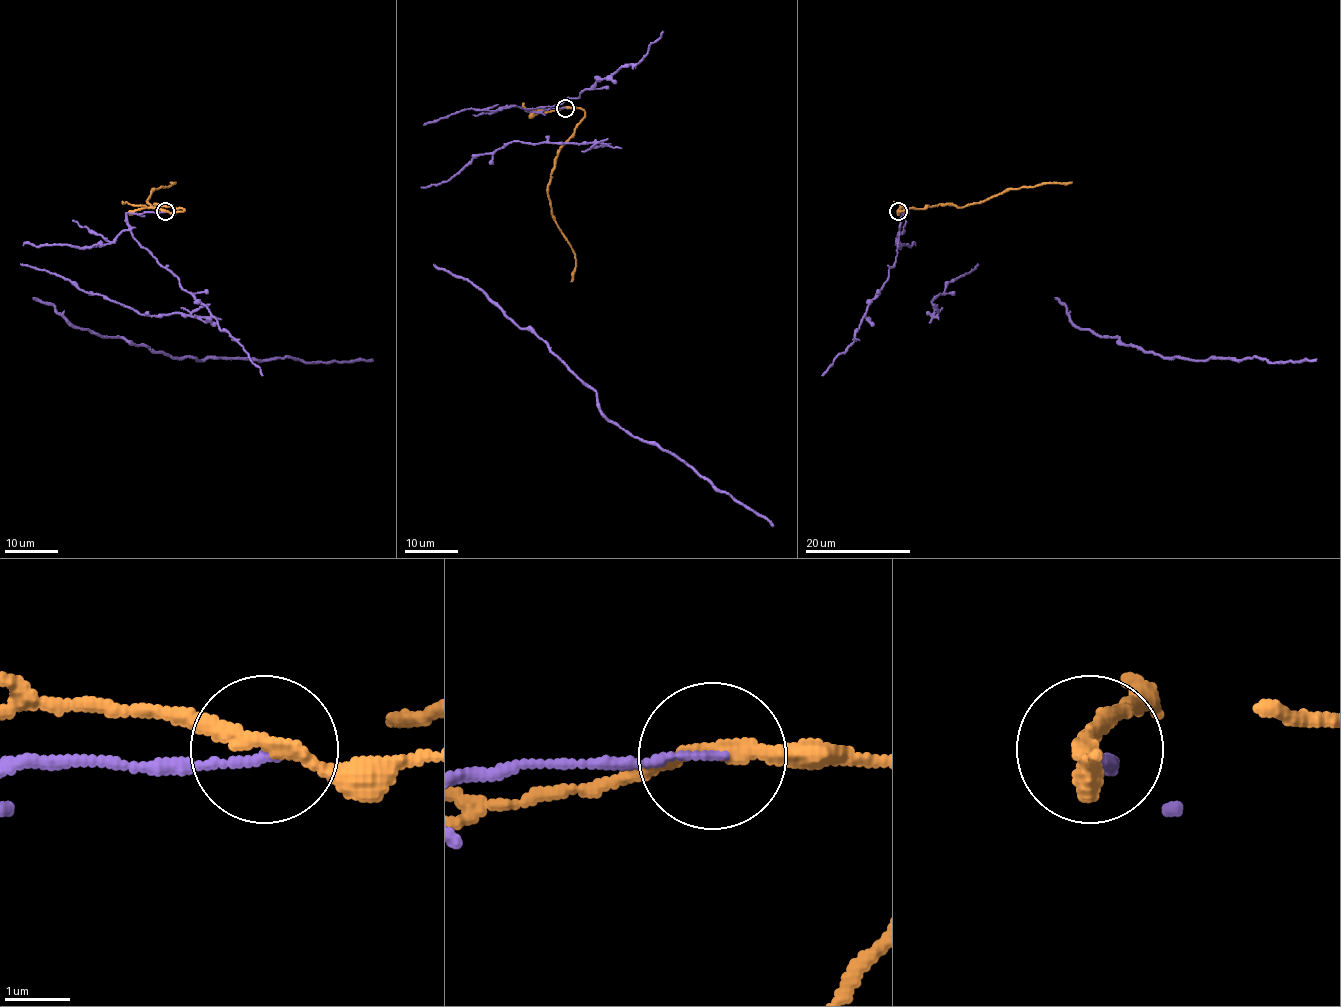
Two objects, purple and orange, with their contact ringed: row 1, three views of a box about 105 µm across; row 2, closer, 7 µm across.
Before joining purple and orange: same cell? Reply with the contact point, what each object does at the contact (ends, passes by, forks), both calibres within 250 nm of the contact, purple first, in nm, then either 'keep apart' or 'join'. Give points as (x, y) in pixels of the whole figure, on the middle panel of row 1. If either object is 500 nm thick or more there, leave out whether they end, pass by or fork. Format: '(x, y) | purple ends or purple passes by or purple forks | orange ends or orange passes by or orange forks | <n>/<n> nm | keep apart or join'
(565, 108) | purple ends | orange passes by | 110/240 nm | keep apart

